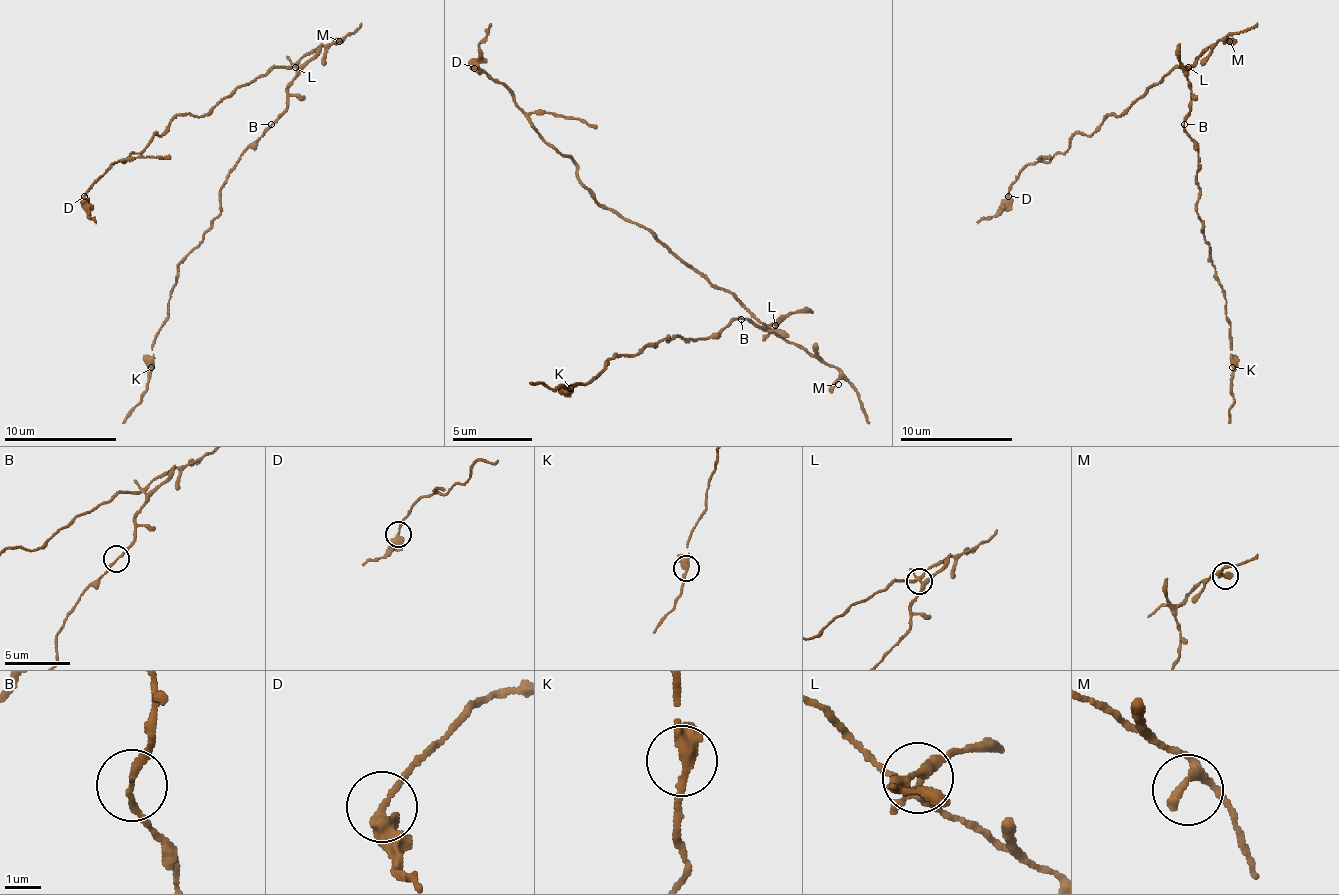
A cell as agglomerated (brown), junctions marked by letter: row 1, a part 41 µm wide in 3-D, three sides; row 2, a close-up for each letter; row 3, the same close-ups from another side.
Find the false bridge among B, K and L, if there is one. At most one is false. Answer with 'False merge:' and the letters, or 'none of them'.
False merge: L

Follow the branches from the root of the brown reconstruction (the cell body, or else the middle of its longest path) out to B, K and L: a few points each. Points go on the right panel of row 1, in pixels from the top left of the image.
B: (1190, 92), (1190, 114), (1185, 123)
K: (1190, 92), (1185, 131), (1199, 151), (1196, 213), (1227, 303), (1232, 367)
L: (1190, 92), (1187, 67)

